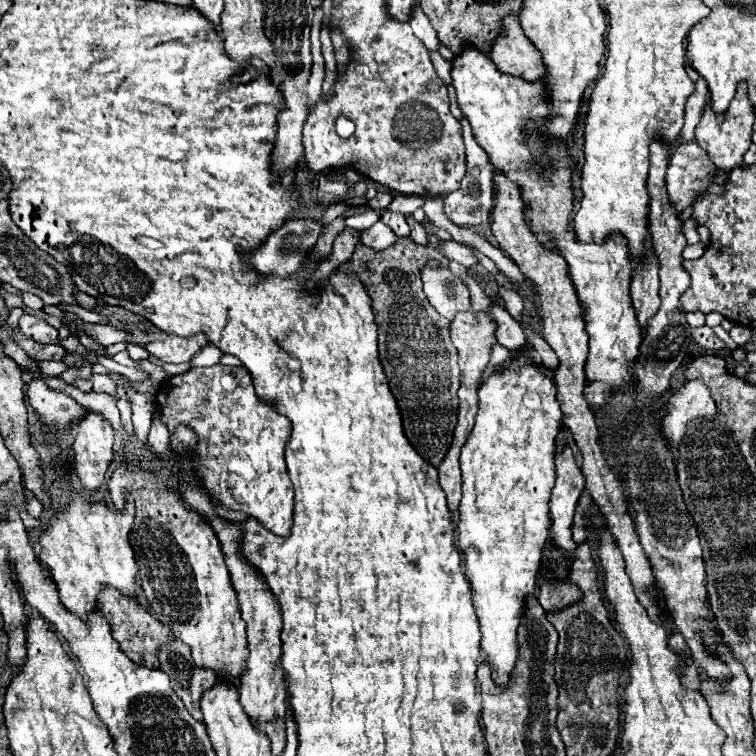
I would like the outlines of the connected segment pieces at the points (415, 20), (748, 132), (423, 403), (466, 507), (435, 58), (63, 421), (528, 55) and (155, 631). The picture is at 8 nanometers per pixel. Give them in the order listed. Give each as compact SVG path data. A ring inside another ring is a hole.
M414 5L412 7L412 15L410 15L410 27L414 31L414 35L432 51L432 49L438 49L438 37L436 37L436 31L432 29L428 17L424 15L424 11L420 9L420 5Z
M740 83L736 97L732 99L732 103L728 105L728 109L724 113L724 121L716 121L716 113L712 113L710 101L704 105L702 119L696 127L696 141L712 157L712 161L718 169L730 171L730 169L742 165L742 157L744 157L744 153L748 151L748 147L752 143L752 123L754 123L754 107L748 101L746 85Z
M410 237L398 239L384 251L358 243L352 257L342 263L338 271L354 273L366 287L378 325L380 363L388 377L390 391L398 401L404 433L416 453L438 467L452 443L456 427L456 389L460 385L460 369L456 363L458 355L448 333L450 321L436 313L422 291L420 269L434 255L438 253L432 247L416 245Z
M504 365L502 371L492 373L482 387L478 389L478 415L476 415L476 425L462 449L460 455L460 467L462 467L462 499L460 499L460 523L458 523L458 547L462 549L462 553L466 555L466 563L464 563L464 573L472 583L472 601L474 601L474 609L478 615L478 623L480 623L480 633L482 633L482 649L488 655L490 665L494 667L494 681L498 685L506 685L508 683L508 673L512 671L512 665L518 657L518 649L516 649L516 629L520 623L520 617L524 613L524 599L528 593L534 593L534 581L540 569L540 557L542 557L542 547L548 539L548 529L550 529L550 511L548 511L548 499L550 499L550 489L553 488L556 480L556 471L554 471L554 439L558 435L560 429L560 421L562 421L562 411L560 411L560 403L556 399L556 383L554 379L546 377L536 365Z
M438 51L436 53L430 53L430 59L432 59L432 63L434 63L434 67L436 67L436 73L440 75L440 79L444 81L444 83L450 83L452 79L450 79L450 61L446 61Z
M34 381L28 385L28 397L30 397L30 405L40 415L40 419L46 425L60 429L68 427L74 419L82 419L86 411L68 395L48 389L42 381Z
M514 15L504 17L502 31L492 41L490 59L502 73L516 75L526 81L538 81L544 77L544 65L540 61L540 53L522 33L518 17Z
M104 585L104 589L100 591L98 609L100 609L100 611L104 613L104 617L108 619L110 627L112 627L112 637L114 637L120 645L124 645L124 647L120 647L120 649L124 649L124 653L126 653L134 663L144 665L144 667L150 667L150 669L160 667L160 665L158 665L158 659L156 659L156 649L158 649L162 643L166 643L168 639L172 639L172 633L170 633L168 625L160 625L160 621L156 621L156 619L138 603L136 597L124 595L124 593L120 593L118 589L112 589L110 585ZM130 639L144 641L144 647L142 647L140 651L136 651L136 653L130 651L130 649L128 649Z

